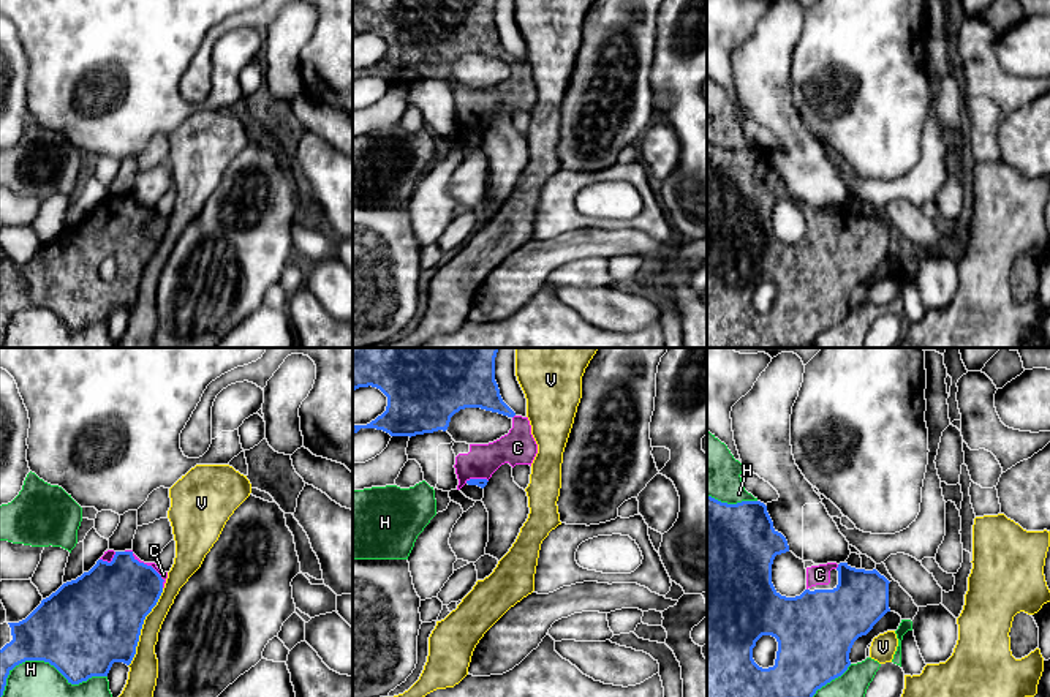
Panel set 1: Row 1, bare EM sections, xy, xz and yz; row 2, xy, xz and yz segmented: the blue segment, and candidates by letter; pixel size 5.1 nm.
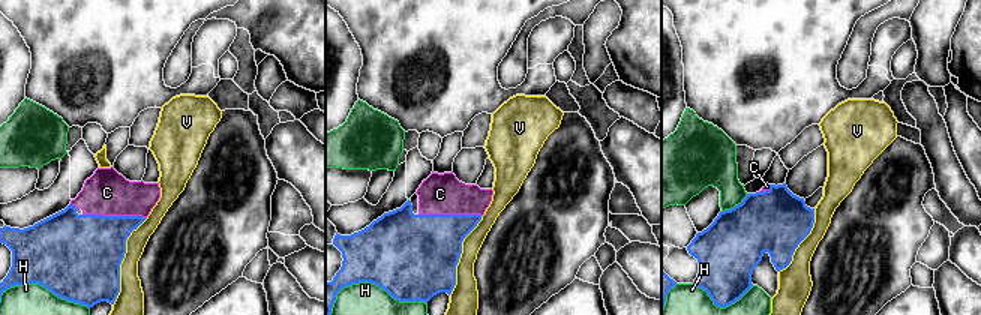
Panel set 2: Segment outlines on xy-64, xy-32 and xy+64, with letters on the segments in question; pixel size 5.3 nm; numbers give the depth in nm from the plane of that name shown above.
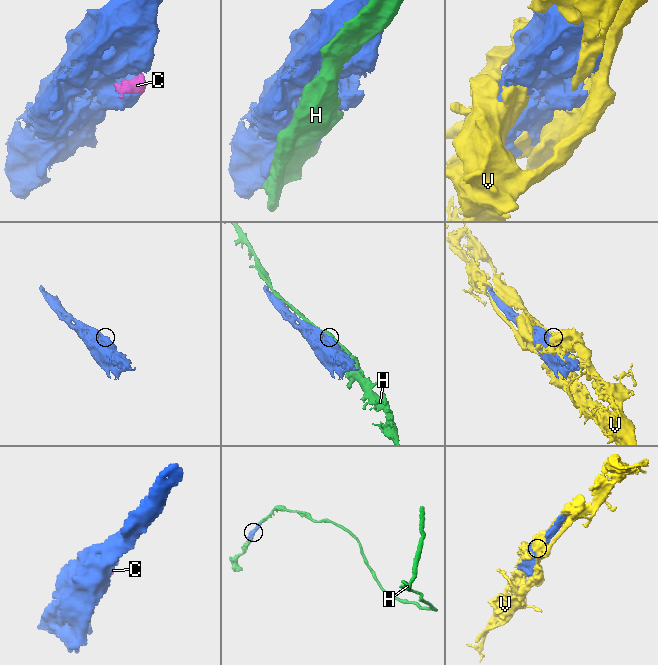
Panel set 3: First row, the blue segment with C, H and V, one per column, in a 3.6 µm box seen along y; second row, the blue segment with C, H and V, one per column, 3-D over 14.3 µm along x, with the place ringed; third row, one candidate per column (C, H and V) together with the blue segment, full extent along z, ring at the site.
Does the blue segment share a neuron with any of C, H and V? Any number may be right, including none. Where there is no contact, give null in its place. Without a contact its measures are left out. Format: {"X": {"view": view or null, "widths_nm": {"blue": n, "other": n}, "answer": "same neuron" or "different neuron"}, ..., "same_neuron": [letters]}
{"C": {"view": "xy", "widths_nm": {"blue": 380, "other": 30}, "answer": "same neuron"}, "H": {"view": "xy", "widths_nm": {"blue": 460, "other": 360}, "answer": "different neuron"}, "V": {"view": "xy", "widths_nm": {"blue": 460, "other": 150}, "answer": "different neuron"}, "same_neuron": ["C"]}

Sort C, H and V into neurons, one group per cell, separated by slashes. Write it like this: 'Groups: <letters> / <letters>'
Groups: C / H / V

